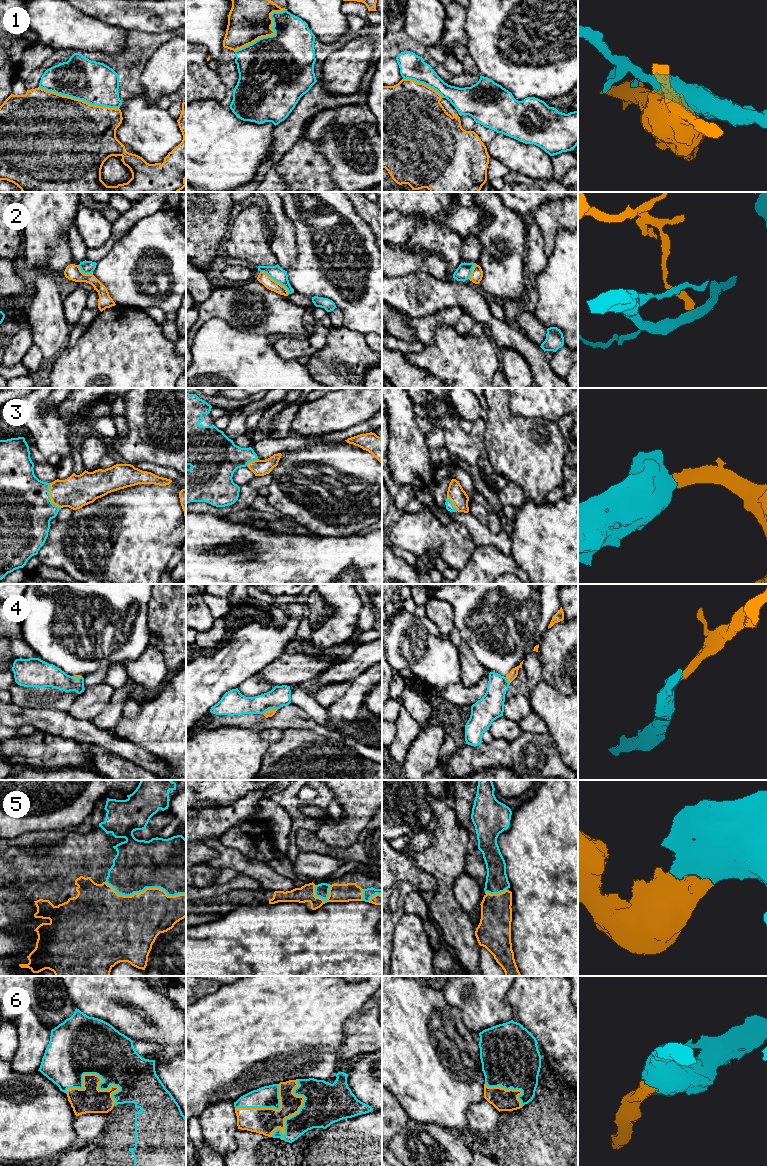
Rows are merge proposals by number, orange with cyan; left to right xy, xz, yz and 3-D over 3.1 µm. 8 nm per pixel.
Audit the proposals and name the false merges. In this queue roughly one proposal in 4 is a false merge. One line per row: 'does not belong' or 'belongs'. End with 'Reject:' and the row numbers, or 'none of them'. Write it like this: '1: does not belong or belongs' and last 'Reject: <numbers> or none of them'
1: does not belong
2: does not belong
3: belongs
4: belongs
5: belongs
6: belongs
Reject: 1, 2

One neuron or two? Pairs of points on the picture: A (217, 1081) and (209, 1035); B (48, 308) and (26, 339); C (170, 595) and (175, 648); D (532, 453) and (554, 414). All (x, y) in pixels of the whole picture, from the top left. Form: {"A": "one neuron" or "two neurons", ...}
{"A": "one neuron", "B": "two neurons", "C": "one neuron", "D": "two neurons"}

